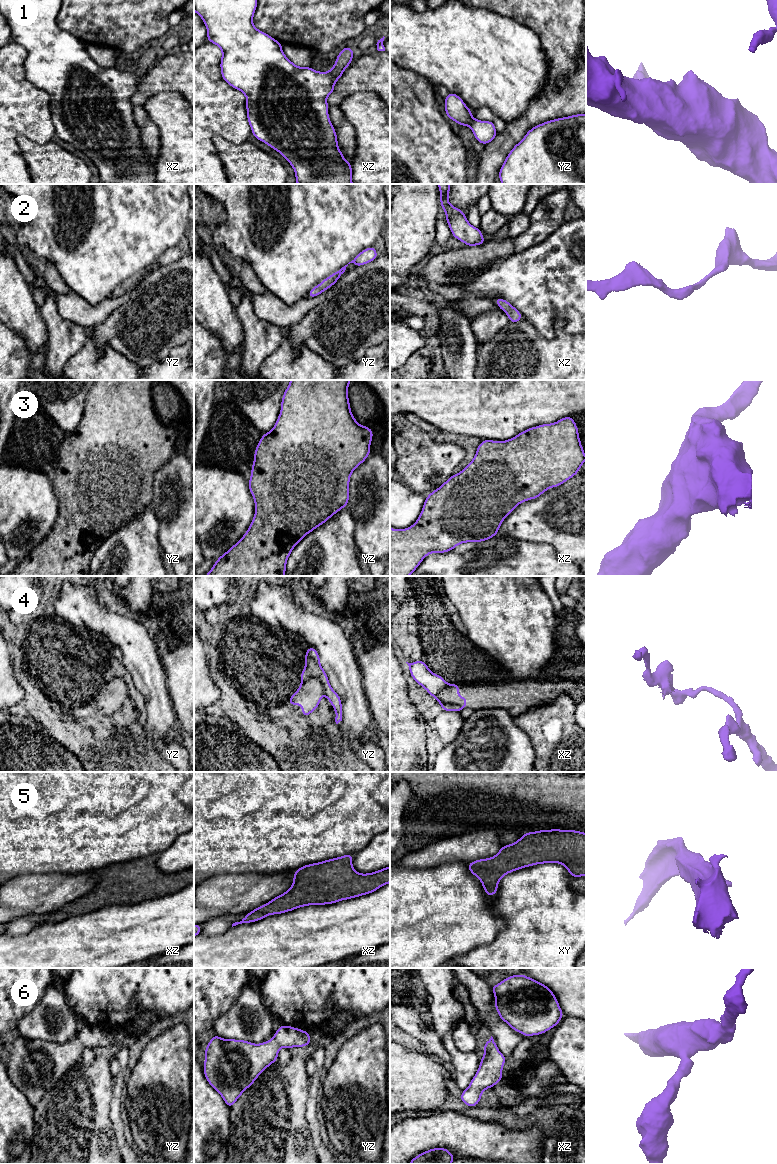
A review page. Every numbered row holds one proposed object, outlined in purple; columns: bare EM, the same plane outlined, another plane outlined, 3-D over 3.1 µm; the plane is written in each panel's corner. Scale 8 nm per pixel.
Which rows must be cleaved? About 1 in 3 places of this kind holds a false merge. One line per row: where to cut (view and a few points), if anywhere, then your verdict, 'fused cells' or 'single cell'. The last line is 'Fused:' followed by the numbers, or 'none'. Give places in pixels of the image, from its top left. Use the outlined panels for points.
1: no cut | single cell
2: no cut | single cell
3: no cut | single cell
4: xz (440, 691), (440, 697), (445, 702), (458, 704), (462, 707) | fused cells
5: no cut | single cell
6: no cut | single cell
Fused: 4

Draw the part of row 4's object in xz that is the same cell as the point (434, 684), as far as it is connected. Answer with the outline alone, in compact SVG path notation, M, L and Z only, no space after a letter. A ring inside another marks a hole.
M423 660L406 663L412 678L439 702L443 711L461 712L462 707L459 705L445 703L441 699L441 691L449 685L442 676L434 674Z

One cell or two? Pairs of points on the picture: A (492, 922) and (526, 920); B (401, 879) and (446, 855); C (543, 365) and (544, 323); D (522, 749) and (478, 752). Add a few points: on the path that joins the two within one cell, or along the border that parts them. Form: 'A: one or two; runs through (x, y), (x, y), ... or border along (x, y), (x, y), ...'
A: two; border along (493, 901), (493, 910), (505, 926), (492, 941)
B: two; border along (446, 862), (431, 867), (404, 867), (400, 865)
C: two; border along (559, 319), (550, 338), (528, 320)
D: one; runs through (511, 752), (489, 752)

